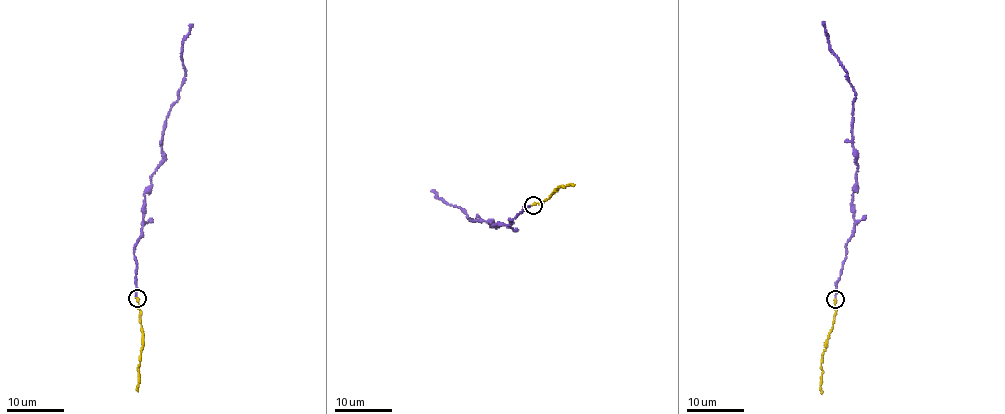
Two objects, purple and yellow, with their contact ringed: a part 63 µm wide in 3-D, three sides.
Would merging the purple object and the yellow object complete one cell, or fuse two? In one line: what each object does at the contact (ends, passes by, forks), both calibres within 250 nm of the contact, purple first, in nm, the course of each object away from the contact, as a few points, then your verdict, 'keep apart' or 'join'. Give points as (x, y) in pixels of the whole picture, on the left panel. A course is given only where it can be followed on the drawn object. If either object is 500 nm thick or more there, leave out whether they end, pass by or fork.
purple ends | yellow ends | 180/220 nm | purple via (136, 298), (134, 244), (144, 191), (163, 159), (164, 124), (178, 99), (183, 38), (193, 24) | yellow via (136, 298), (143, 332), (138, 391) | join

